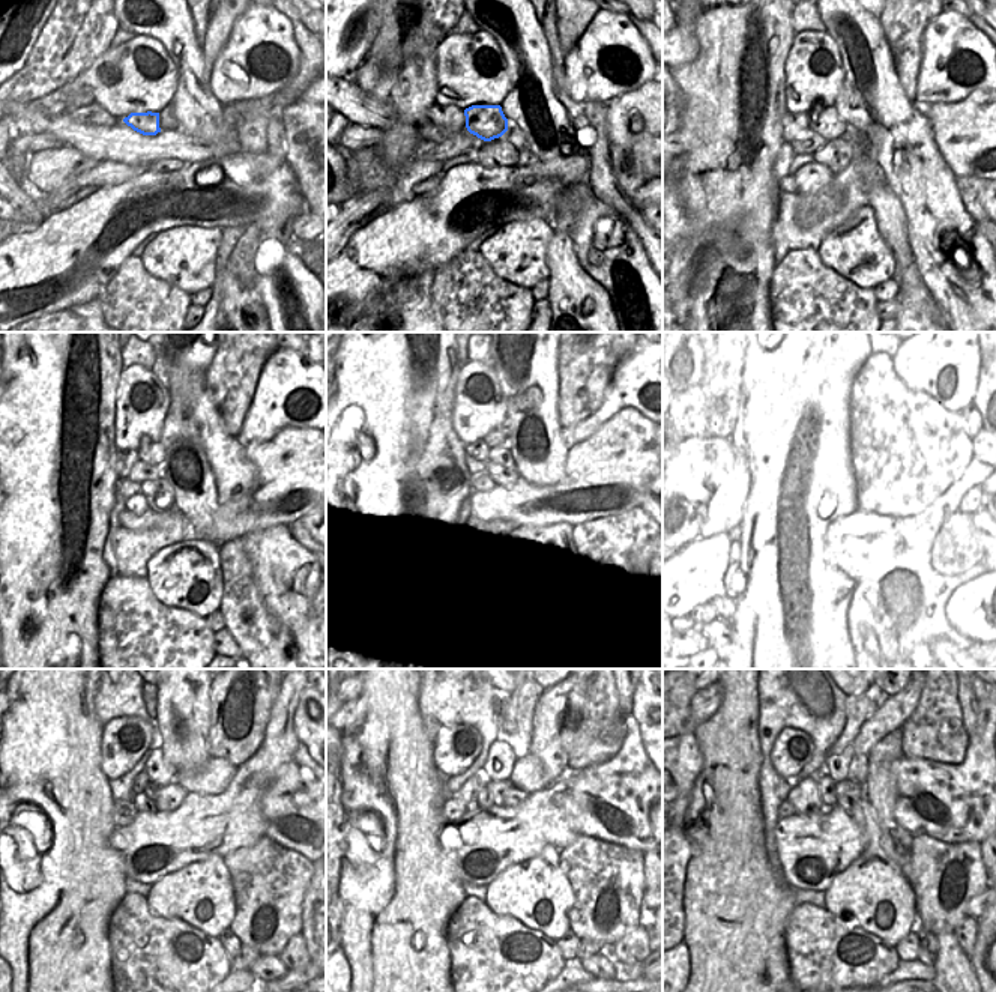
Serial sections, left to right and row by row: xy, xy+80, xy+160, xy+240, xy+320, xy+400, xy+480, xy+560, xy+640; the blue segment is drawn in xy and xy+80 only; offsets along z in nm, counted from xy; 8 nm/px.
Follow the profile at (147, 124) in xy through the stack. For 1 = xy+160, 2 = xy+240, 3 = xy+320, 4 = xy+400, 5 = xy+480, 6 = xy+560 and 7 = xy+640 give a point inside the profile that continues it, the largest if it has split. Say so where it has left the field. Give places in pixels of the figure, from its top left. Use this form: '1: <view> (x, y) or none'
1: xy+160 (826, 124)
2: xy+240 (155, 456)
3: xy+320 (493, 439)
4: xy+400 (816, 438)
5: xy+480 (140, 782)
6: xy+560 (467, 794)
7: xy+640 (804, 797)

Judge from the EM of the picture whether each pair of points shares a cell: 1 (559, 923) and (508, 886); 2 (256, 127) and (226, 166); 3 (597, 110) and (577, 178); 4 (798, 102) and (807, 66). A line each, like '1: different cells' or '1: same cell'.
1: same cell
2: different cells
3: same cell
4: same cell

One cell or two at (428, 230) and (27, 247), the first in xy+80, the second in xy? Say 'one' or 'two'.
one

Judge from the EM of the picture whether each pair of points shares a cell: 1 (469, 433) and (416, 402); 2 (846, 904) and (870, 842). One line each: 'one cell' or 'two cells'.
1: two cells
2: one cell

